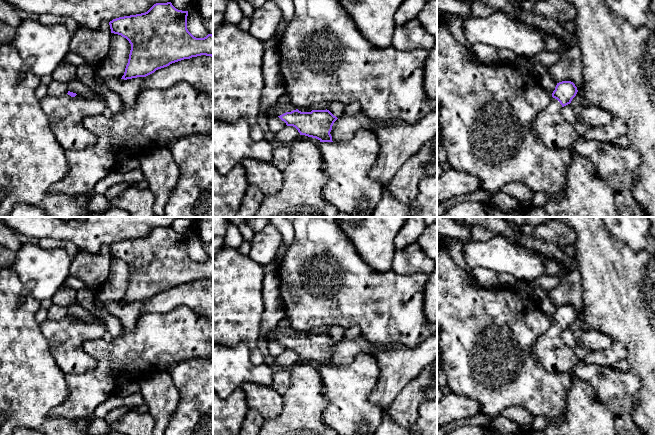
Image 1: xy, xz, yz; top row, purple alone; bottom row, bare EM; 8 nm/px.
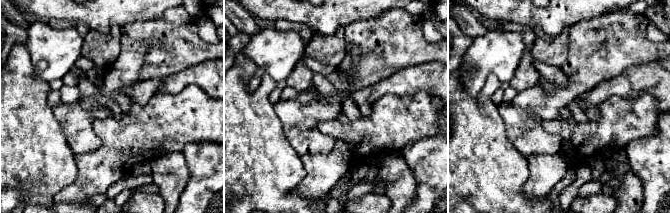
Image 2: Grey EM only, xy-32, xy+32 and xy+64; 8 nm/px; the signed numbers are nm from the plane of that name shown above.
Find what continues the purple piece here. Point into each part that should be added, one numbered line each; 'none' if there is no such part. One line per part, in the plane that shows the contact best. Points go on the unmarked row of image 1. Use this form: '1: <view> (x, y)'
1: xz (275, 334)

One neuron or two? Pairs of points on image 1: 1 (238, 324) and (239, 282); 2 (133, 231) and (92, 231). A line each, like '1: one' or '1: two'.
1: one
2: one

